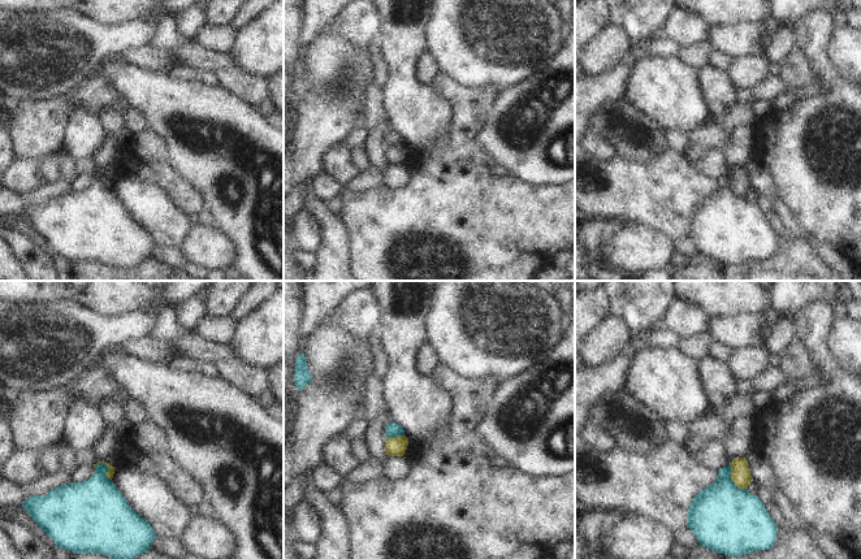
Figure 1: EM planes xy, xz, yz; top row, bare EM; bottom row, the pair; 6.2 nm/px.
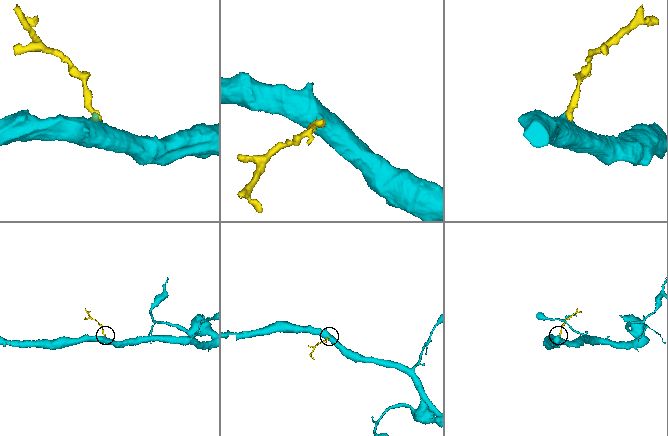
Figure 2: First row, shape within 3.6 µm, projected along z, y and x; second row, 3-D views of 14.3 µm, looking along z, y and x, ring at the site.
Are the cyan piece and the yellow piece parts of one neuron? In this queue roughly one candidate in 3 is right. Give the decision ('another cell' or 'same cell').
another cell

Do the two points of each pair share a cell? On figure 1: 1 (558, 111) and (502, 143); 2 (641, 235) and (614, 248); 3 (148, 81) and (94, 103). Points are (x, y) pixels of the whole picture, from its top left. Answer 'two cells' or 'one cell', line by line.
1: one cell
2: one cell
3: two cells

